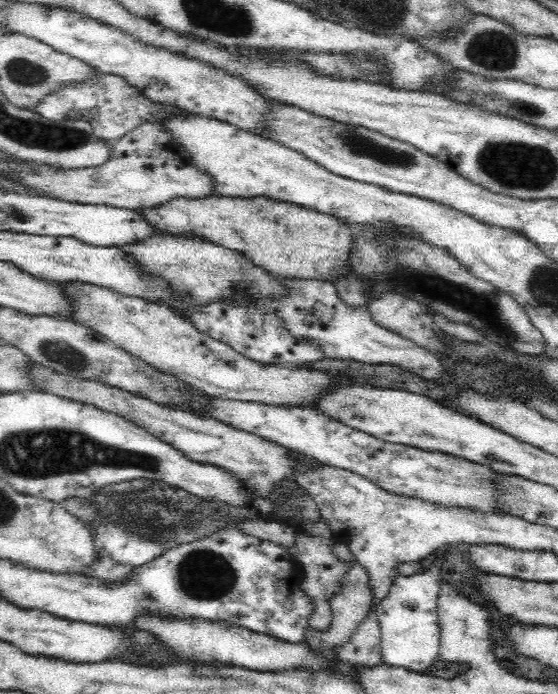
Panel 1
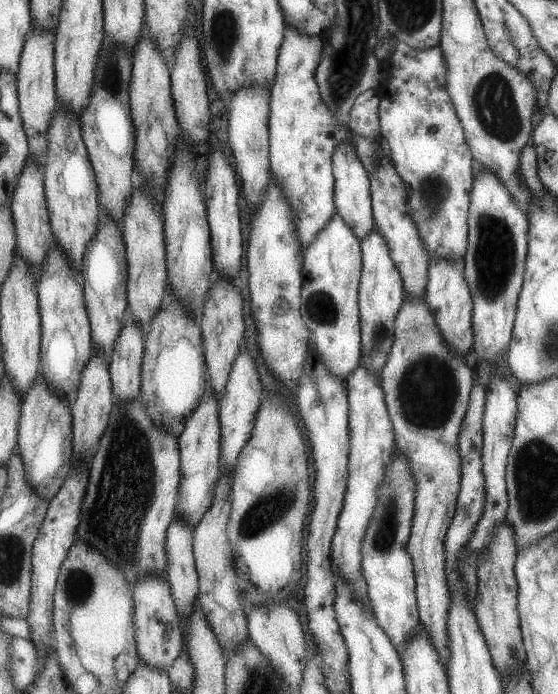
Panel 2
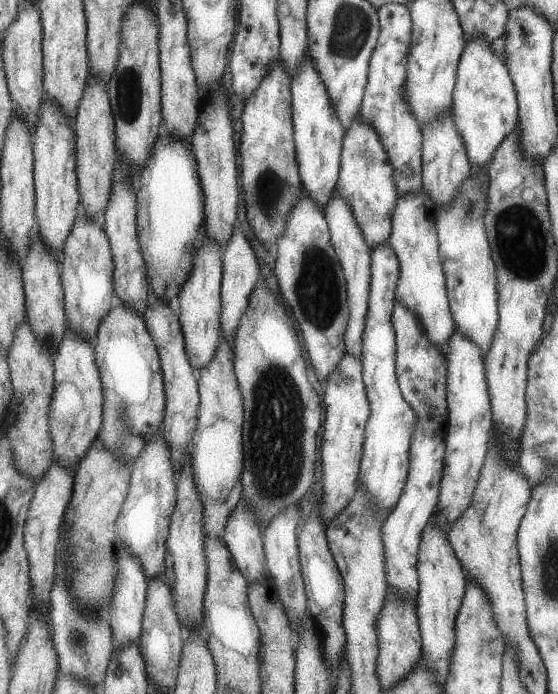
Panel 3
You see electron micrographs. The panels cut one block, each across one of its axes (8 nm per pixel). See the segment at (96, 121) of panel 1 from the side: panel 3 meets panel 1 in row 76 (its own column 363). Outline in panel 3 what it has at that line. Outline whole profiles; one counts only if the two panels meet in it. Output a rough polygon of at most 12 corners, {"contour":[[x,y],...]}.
{"contour":[[408,5],[376,11],[358,112],[399,198],[422,190],[422,134],[402,93]]}

